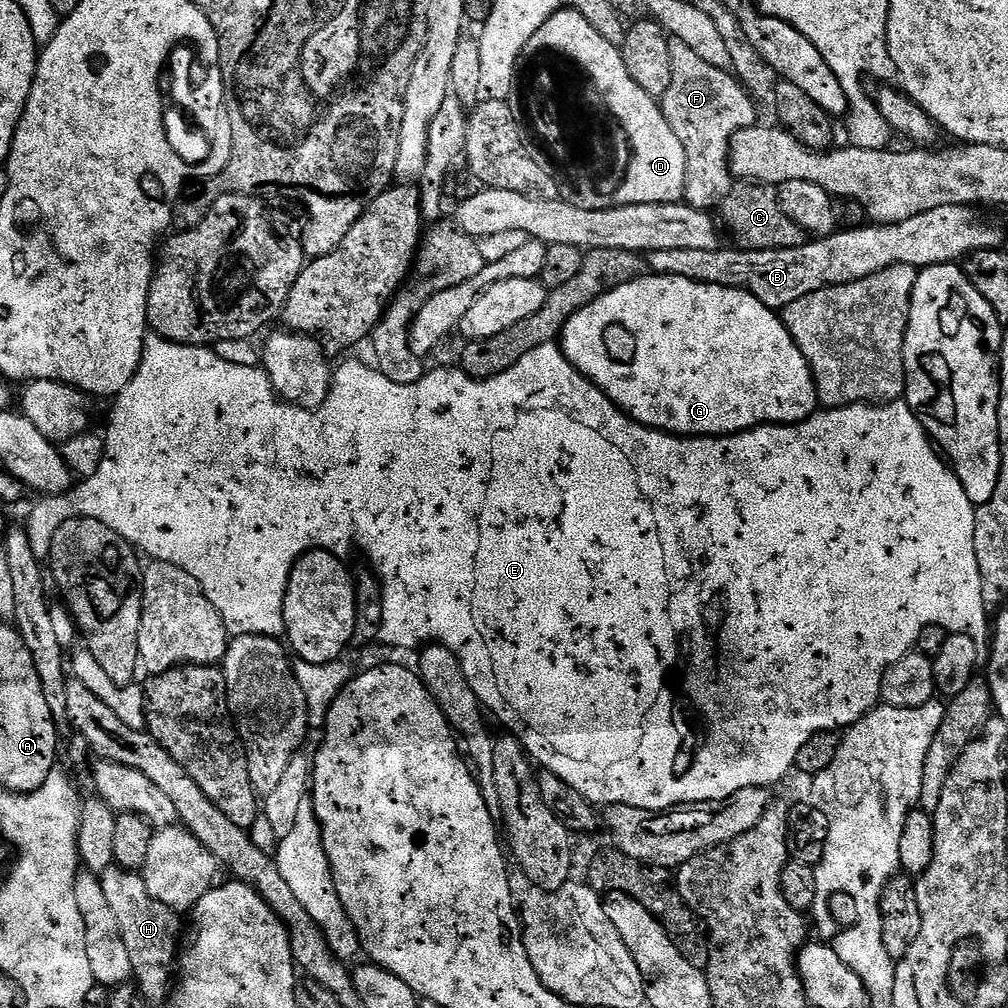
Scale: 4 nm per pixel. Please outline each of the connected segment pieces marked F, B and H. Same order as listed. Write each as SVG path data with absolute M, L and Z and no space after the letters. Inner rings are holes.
M669 39L672 81L662 98L662 107L670 130L678 134L686 150L686 186L683 203L705 210L719 209L734 183L732 175L732 139L738 130L757 123L753 97L731 71L710 66L698 58L681 40Z
M966 204L938 206L926 214L908 216L896 224L868 222L865 228L837 230L830 236L809 239L797 248L779 248L753 252L739 246L721 246L714 250L658 250L647 253L646 264L657 276L690 278L694 282L741 288L754 294L767 308L783 310L790 302L806 298L823 288L849 284L870 274L905 264L917 270L935 264L963 261L972 252L1004 248L1004 232L996 224L983 220L975 207Z
M113 866L103 872L100 880L102 890L114 909L118 926L132 955L134 980L140 993L148 1000L149 1005L163 1005L174 988L174 969L177 967L178 953L182 948L181 917L173 908L158 902L158 898L150 894L140 872L128 872L125 868Z

